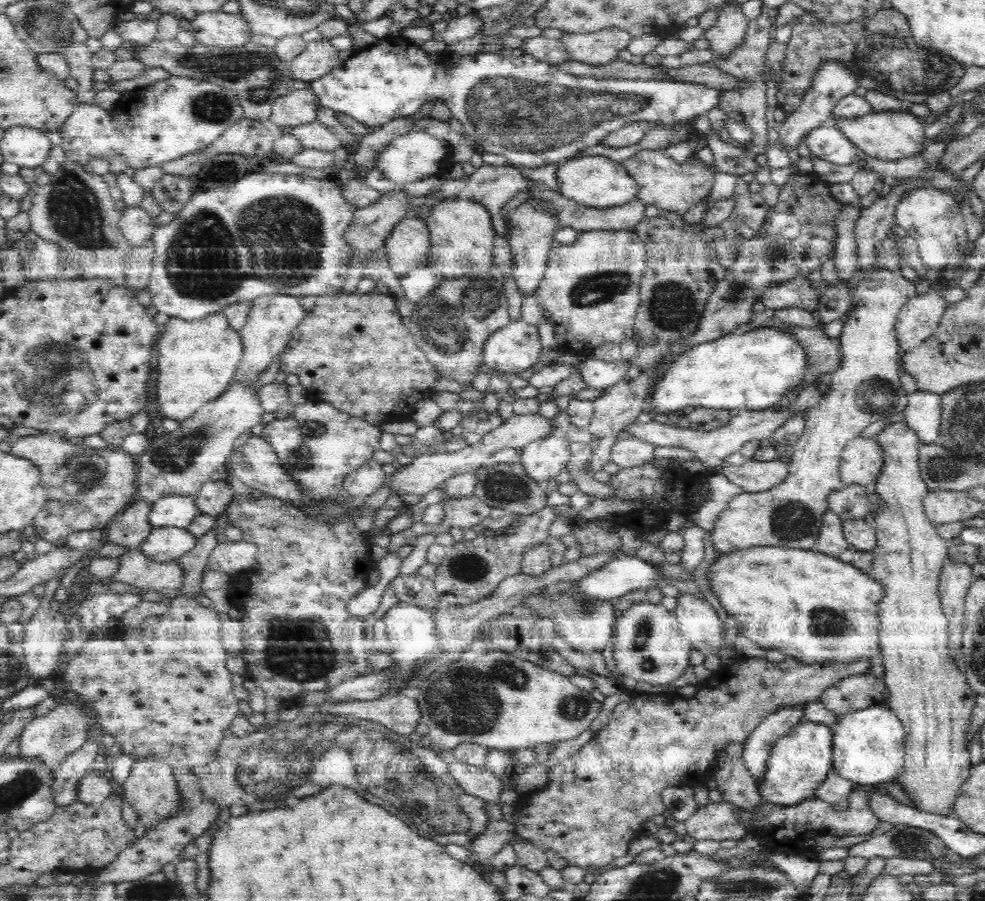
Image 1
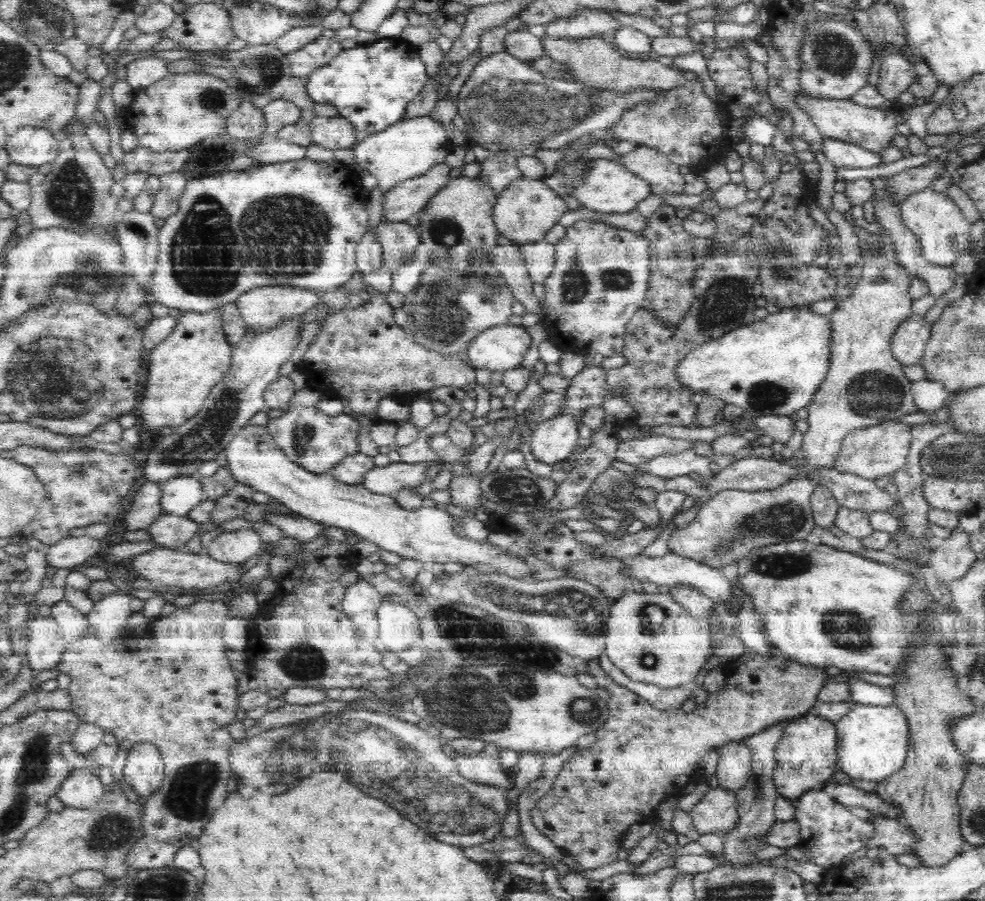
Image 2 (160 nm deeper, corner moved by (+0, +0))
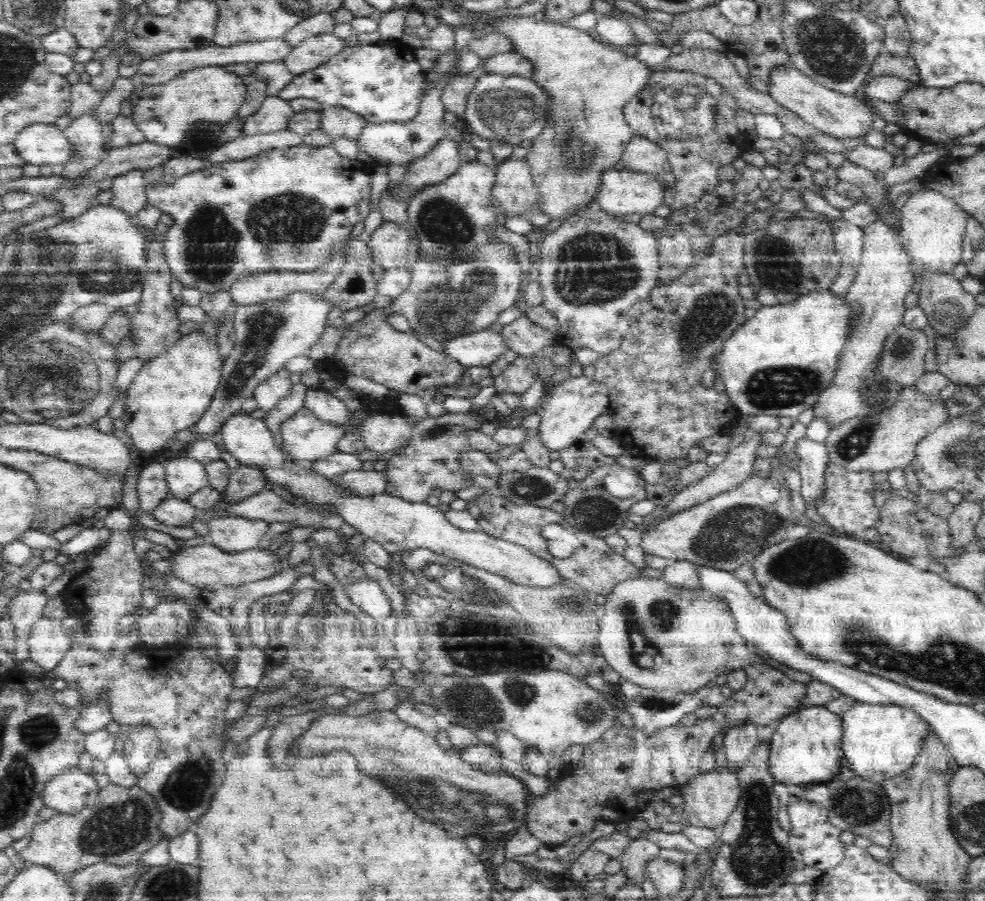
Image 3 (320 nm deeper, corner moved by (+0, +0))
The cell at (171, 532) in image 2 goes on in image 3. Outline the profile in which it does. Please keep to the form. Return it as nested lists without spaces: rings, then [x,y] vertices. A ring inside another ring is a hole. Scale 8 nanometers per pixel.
[[[169,495],[157,504],[152,514],[158,522],[166,526],[187,526],[198,518],[200,510],[192,506],[188,500]]]

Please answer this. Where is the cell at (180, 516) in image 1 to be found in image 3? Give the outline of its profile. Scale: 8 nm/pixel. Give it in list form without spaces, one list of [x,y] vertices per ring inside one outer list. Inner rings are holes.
[[[188,455],[172,456],[164,462],[164,467],[172,497],[188,500],[200,488],[210,485],[204,464]]]

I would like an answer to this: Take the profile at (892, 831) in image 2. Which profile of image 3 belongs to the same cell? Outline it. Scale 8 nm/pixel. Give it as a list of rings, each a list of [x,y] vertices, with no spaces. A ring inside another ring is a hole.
[[[856,775],[848,782],[846,781],[846,788],[842,788],[833,796],[833,799],[832,806],[828,808],[830,825],[840,831],[850,831],[854,836],[864,837],[873,844],[889,848],[892,844],[891,804],[880,783],[868,781]]]

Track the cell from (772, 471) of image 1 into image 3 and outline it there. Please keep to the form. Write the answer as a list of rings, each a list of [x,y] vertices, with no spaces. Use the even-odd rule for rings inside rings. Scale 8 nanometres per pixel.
[[[892,491],[890,499],[879,510],[878,521],[874,527],[879,532],[879,545],[888,552],[892,550],[918,562],[928,558],[957,555],[956,547],[952,547],[948,519],[928,511],[918,501],[909,500]]]

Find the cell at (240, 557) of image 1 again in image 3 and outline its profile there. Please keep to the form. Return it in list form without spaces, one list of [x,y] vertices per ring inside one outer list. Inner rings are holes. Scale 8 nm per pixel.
[[[226,515],[208,520],[207,535],[212,545],[226,552],[242,552],[256,548],[268,528],[266,521]]]

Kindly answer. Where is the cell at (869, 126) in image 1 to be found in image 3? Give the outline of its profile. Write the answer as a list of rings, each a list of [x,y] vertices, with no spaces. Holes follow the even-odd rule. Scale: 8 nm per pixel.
[[[792,66],[776,67],[771,72],[771,82],[767,85],[769,95],[778,104],[795,112],[818,131],[834,136],[838,140],[862,138],[862,134],[870,130],[870,124],[874,120],[872,108],[868,108],[866,102],[862,102],[860,95],[854,98],[854,95],[833,91]]]

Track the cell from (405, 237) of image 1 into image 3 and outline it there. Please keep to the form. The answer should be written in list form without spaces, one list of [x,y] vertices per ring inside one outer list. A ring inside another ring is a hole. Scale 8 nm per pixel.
[[[383,220],[372,232],[368,245],[371,247],[374,262],[389,269],[398,266],[394,260],[406,260],[410,243],[410,233],[404,226]]]

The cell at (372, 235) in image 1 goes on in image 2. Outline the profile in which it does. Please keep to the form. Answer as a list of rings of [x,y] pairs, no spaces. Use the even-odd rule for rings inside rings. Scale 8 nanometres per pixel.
[[[438,163],[423,175],[399,182],[386,190],[382,203],[384,218],[390,223],[404,222],[412,215],[419,215],[427,202],[448,184],[450,171],[448,163]]]

